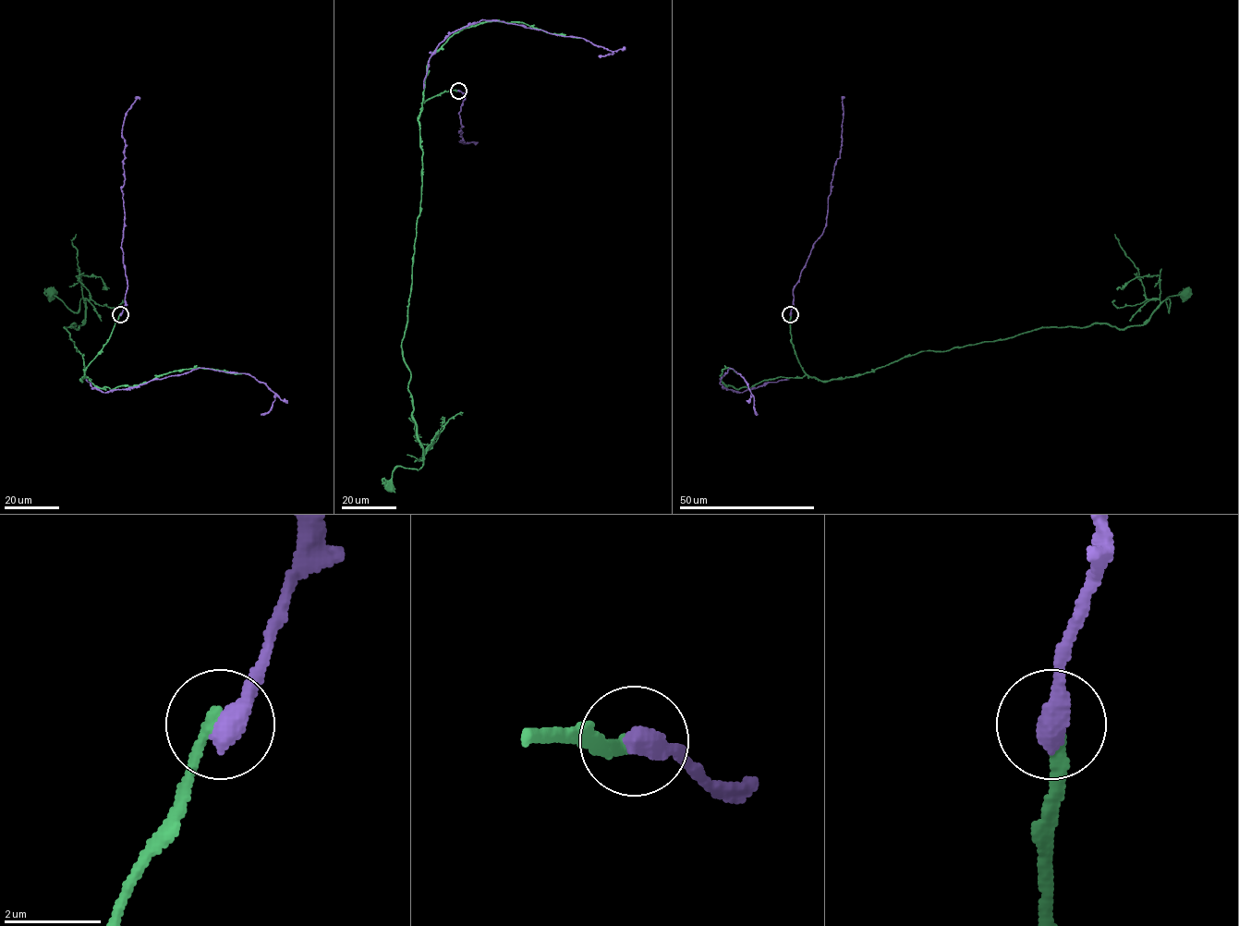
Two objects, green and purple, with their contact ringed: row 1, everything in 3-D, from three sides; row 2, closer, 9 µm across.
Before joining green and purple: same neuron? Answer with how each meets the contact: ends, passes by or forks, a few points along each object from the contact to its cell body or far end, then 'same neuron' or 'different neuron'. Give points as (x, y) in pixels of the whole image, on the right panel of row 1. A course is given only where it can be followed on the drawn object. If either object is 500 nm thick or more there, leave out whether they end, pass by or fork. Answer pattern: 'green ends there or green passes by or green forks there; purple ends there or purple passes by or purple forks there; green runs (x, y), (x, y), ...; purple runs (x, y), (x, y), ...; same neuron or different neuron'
green runs (790, 314), (797, 361), (821, 381), (1043, 327), (1142, 324), (1184, 293); purple runs (790, 314), (784, 379), (742, 393), (726, 389), (720, 380), (730, 368), (738, 373), (751, 393), (756, 415); different neuron

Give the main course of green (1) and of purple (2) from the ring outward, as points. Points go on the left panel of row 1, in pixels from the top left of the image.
1: (120, 314), (82, 381), (82, 356), (64, 327), (85, 321), (85, 299), (72, 311), (51, 293)
2: (120, 314), (86, 379), (92, 387), (130, 389), (200, 368), (248, 373), (274, 393), (270, 409), (261, 415)

